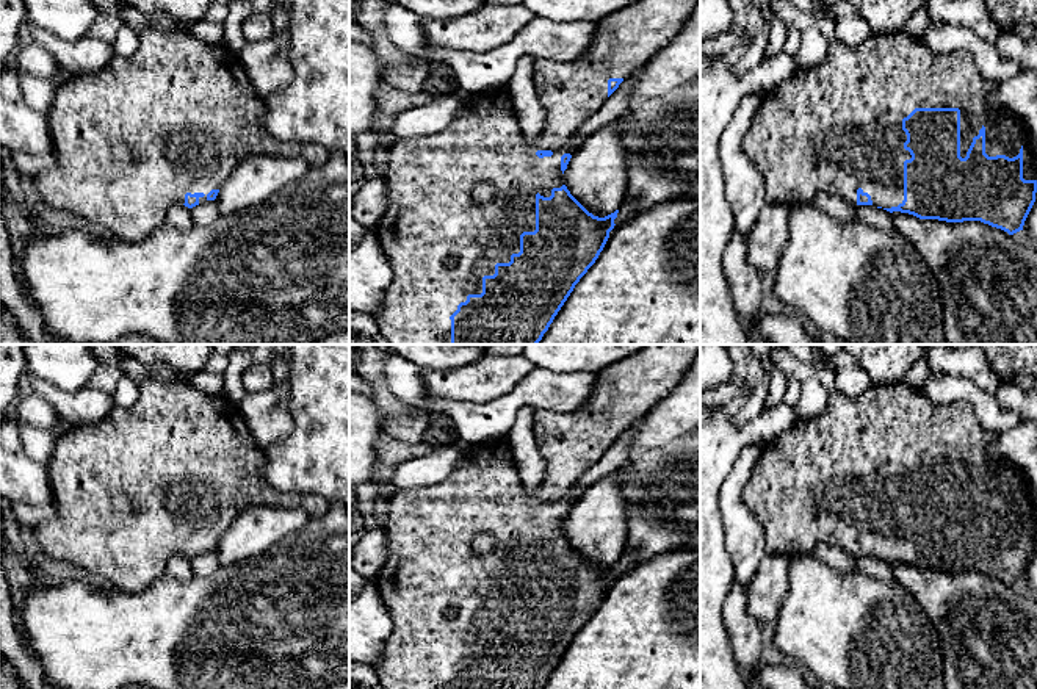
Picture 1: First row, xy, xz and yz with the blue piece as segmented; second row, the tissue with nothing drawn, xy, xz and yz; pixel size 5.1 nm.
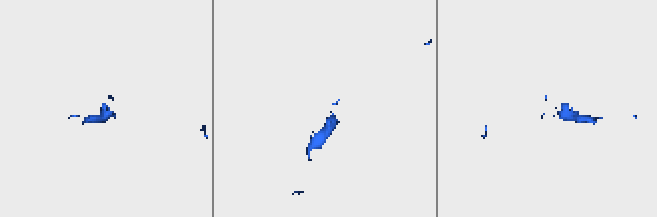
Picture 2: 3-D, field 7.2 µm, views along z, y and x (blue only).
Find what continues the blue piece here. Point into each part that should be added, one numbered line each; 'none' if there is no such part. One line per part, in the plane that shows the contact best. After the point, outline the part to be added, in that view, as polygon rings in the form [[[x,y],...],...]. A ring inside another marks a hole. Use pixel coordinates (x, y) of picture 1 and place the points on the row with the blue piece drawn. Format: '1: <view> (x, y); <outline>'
1: yz (837, 127); [[[904,30],[887,34],[871,34],[858,47],[847,47],[836,39],[821,64],[808,70],[794,72],[775,89],[764,92],[746,136],[743,149],[761,172],[766,183],[766,199],[782,205],[811,204],[818,194],[836,196],[857,205],[857,189],[871,196],[874,207],[891,208],[904,200],[904,161],[912,155],[904,149],[907,135],[902,119],[915,108],[959,108],[960,110],[960,157],[965,158],[979,130],[985,128],[985,153],[1009,158],[1023,153],[1023,179],[1037,180],[1035,163],[1028,136],[1009,114],[992,108],[988,96],[998,83],[982,74],[968,50],[935,53],[916,36]]]

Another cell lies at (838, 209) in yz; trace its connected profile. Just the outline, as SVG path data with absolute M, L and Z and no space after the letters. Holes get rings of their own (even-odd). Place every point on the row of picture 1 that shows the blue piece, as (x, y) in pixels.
M818 194L811 204L819 210L826 211L829 216L832 216L836 221L858 222L857 213L855 213L857 205L852 205L851 202L841 197Z

